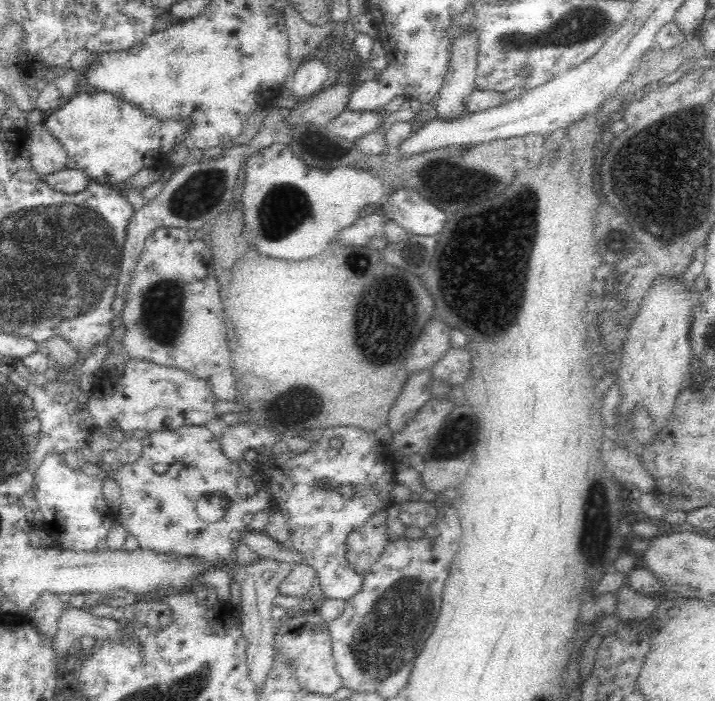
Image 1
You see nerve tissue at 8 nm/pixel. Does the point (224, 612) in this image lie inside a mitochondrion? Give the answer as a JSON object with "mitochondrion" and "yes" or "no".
{"mitochondrion":"no"}

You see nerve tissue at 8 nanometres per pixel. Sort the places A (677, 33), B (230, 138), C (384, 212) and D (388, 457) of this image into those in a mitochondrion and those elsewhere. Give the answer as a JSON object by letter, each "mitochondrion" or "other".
{"A":"other","B":"other","C":"other","D":"other"}

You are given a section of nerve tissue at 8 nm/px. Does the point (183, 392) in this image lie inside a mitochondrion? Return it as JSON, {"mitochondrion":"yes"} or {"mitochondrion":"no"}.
{"mitochondrion":"no"}

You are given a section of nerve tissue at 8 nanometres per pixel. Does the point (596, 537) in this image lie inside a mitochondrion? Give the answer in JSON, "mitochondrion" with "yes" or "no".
{"mitochondrion":"yes"}

